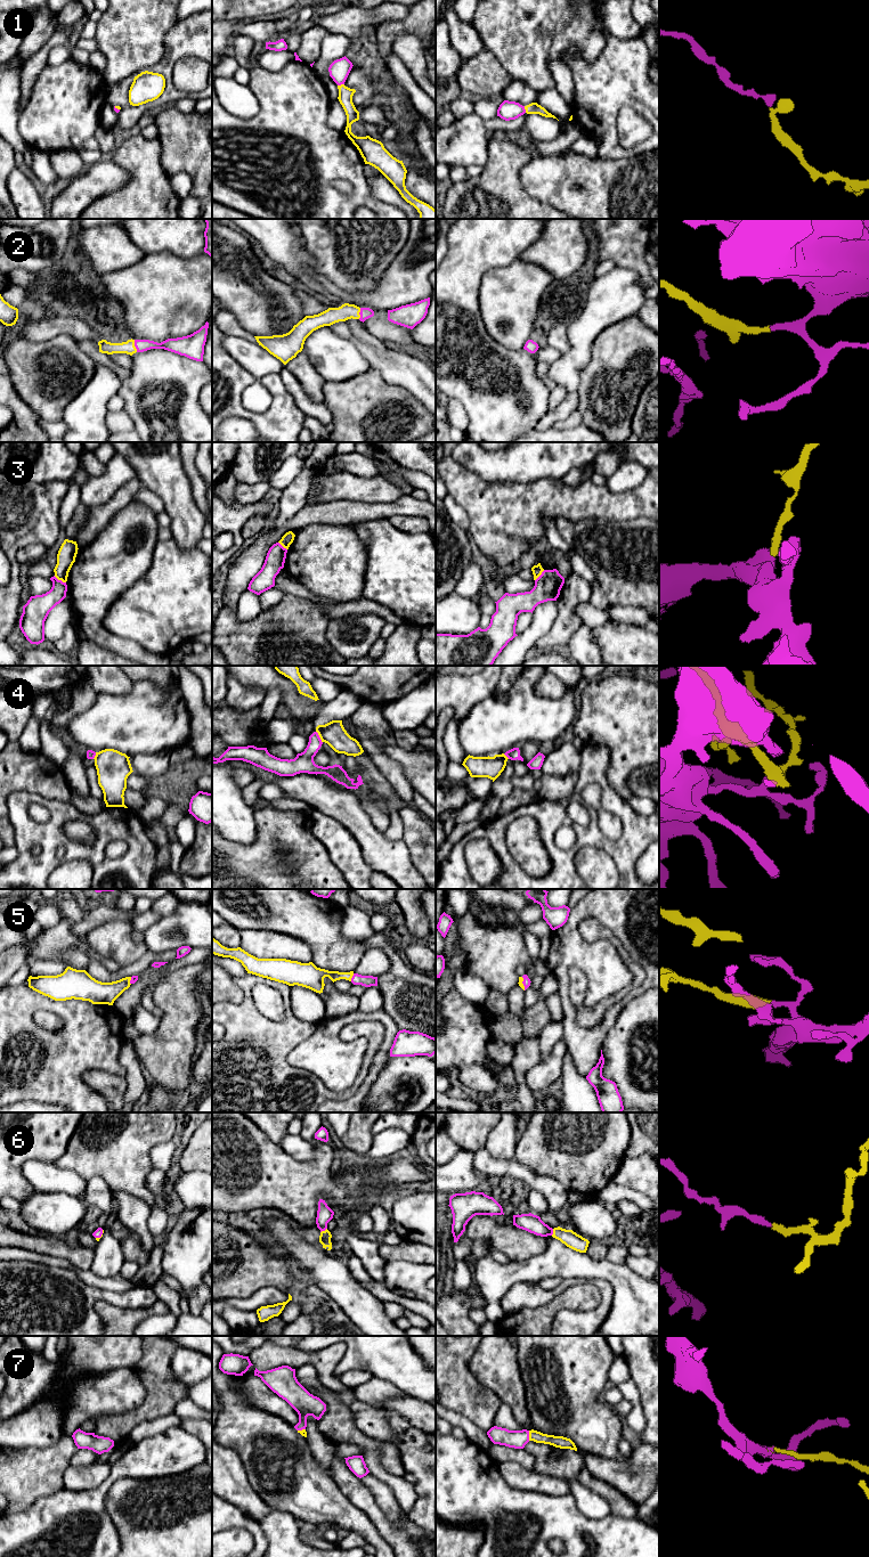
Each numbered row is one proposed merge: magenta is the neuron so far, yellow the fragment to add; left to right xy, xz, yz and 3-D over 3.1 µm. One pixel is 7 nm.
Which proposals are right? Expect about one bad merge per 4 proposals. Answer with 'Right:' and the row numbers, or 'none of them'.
Right: 1, 2, 5, 6, 7

